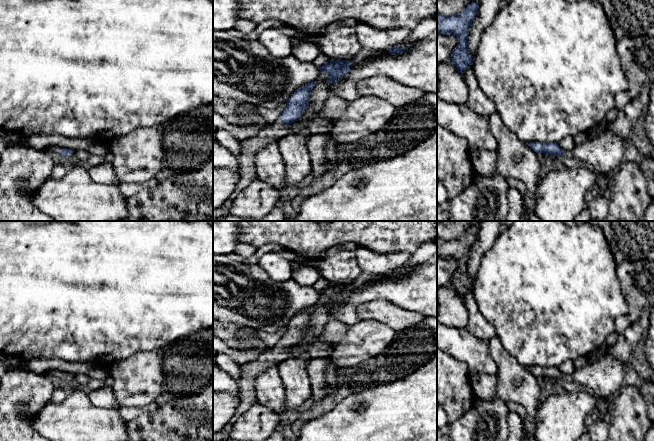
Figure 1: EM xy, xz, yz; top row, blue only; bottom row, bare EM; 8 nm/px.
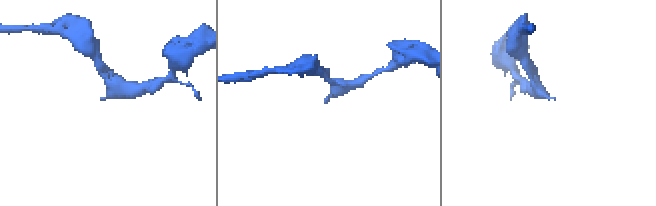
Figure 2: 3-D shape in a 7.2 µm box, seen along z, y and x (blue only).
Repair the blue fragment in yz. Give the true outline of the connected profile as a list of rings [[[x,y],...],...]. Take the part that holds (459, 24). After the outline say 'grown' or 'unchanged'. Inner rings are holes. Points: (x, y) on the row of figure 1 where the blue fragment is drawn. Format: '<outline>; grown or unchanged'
[[[473,2],[461,13],[450,17],[437,12],[437,33],[454,34],[458,38],[458,44],[451,54],[451,61],[462,75],[474,61],[468,51],[468,34],[477,11],[478,3]]]; unchanged

